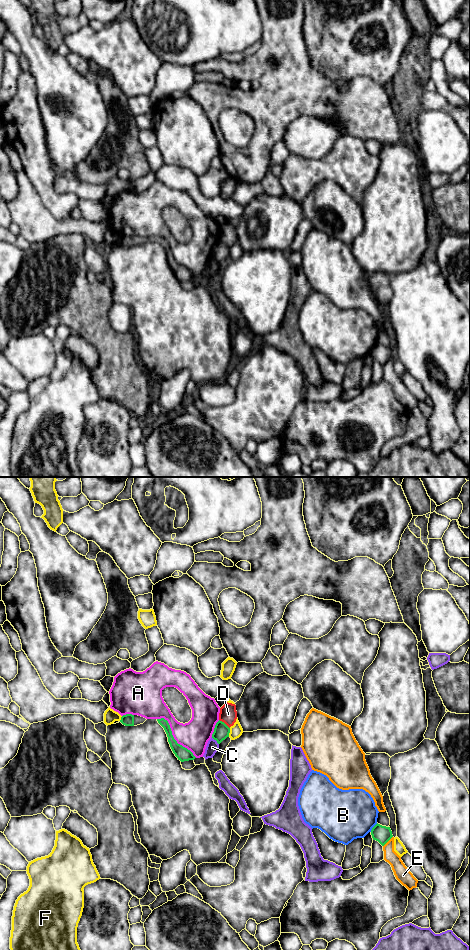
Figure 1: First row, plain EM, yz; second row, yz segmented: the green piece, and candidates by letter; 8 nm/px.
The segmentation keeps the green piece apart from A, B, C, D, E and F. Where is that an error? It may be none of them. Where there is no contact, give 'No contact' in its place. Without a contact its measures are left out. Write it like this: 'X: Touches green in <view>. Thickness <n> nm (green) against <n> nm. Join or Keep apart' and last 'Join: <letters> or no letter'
A: Touches green in yz. Thickness 110 nm (green) against 240 nm. Keep apart
B: Touches green in yz. Thickness 140 nm (green) against 420 nm. Keep apart
C: Touches green in yz. Thickness 130 nm (green) against 100 nm. Keep apart
D: Touches green in yz. Thickness 130 nm (green) against 140 nm. Keep apart
E: Touches green in yz. Thickness 140 nm (green) against 110 nm. Keep apart
F: Touches green in yz. Thickness 130 nm (green) against 100 nm. Keep apart
Join: no letter

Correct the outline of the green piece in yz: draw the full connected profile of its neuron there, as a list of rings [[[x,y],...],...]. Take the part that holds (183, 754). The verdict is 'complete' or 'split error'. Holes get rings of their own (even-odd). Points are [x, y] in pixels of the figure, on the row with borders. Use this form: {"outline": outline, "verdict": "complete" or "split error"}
{"outline": [[[164,718],[157,719],[157,721],[164,728],[168,737],[168,742],[170,744],[170,747],[175,756],[178,758],[178,760],[180,760],[181,762],[194,760],[196,757],[193,755],[193,753],[187,748],[178,744],[177,741],[174,739],[168,721],[165,720]]], "verdict": "complete"}

